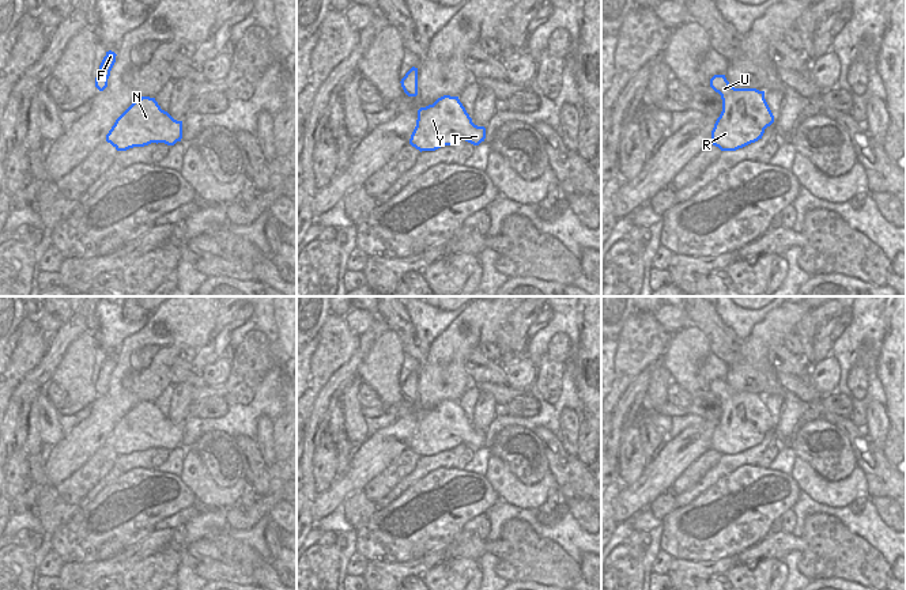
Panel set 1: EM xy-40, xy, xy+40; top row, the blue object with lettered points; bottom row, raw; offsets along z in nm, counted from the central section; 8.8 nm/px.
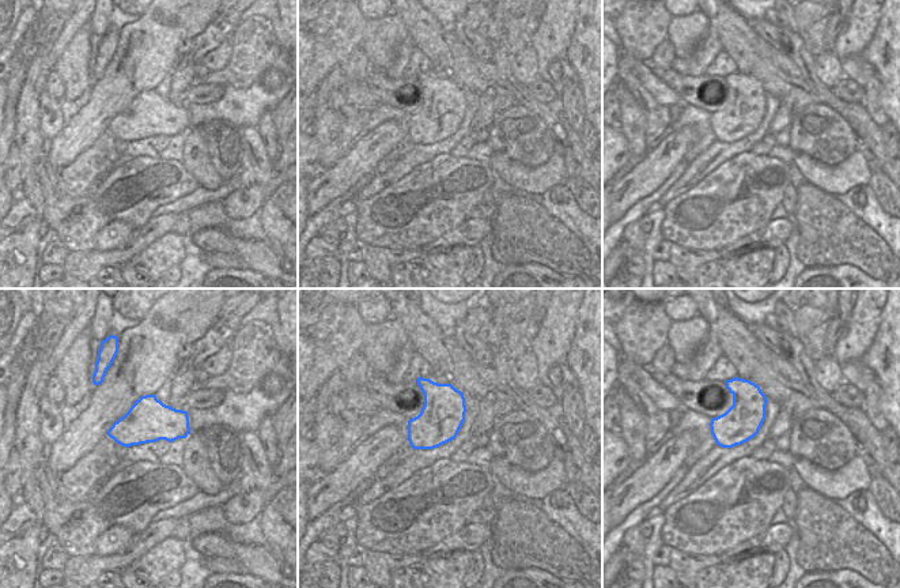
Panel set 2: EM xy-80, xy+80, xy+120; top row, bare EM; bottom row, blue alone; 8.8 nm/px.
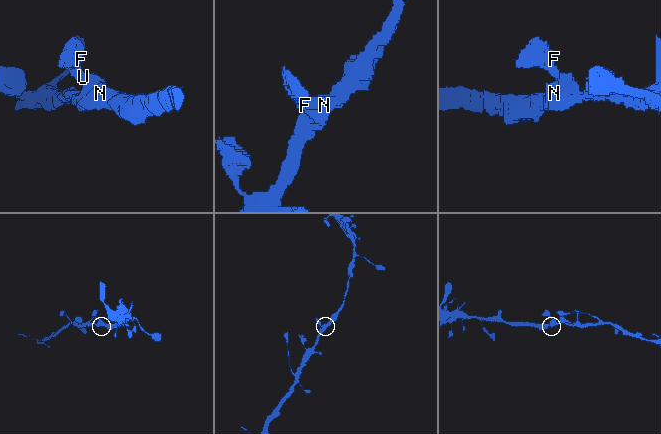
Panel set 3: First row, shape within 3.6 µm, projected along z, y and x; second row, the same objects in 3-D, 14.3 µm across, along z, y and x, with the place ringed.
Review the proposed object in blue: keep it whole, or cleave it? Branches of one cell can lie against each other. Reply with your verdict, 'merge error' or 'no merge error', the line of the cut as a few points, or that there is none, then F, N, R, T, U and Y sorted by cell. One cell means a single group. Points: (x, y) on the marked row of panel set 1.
no merge error; cut none; groups F N R T U Y

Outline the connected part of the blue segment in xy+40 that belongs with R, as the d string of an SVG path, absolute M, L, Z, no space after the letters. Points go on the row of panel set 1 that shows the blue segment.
M714 75L710 87L721 95L722 111L711 131L711 144L721 151L736 151L762 139L774 116L765 91L735 88L725 75Z

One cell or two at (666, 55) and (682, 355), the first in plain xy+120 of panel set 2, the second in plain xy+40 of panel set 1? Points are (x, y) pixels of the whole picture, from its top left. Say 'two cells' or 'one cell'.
two cells

